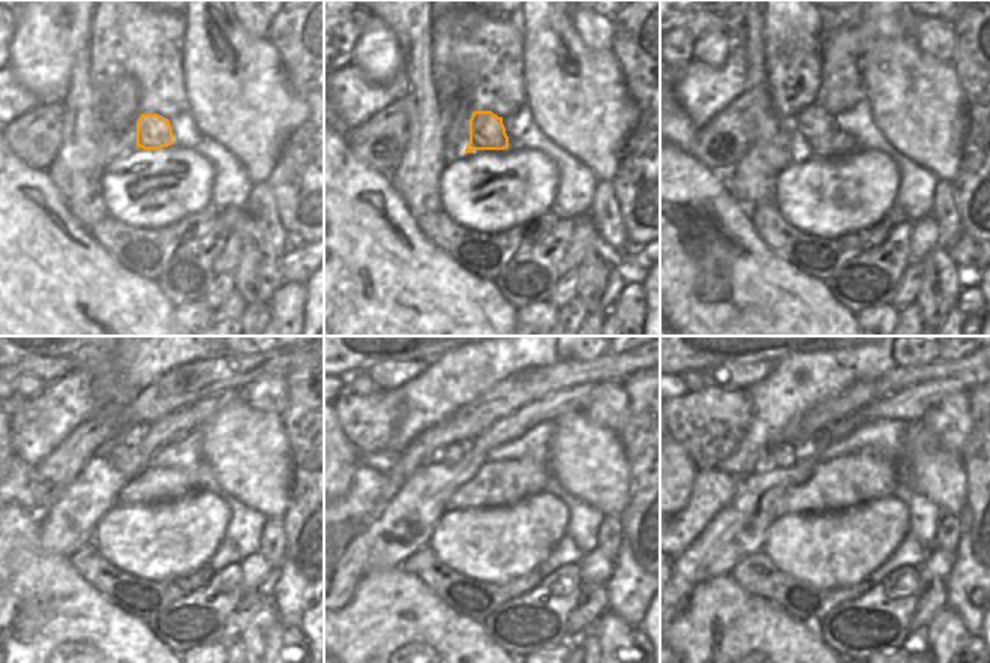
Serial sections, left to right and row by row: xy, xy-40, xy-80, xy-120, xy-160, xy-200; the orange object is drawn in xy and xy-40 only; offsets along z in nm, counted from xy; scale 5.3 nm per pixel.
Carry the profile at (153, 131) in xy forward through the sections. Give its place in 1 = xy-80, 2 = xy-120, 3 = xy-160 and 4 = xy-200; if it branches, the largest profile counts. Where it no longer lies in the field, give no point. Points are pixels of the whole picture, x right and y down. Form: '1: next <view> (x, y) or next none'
1: next xy-80 (813, 122)
2: next xy-120 (114, 452)
3: next xy-160 (450, 455)
4: next xy-200 (783, 455)

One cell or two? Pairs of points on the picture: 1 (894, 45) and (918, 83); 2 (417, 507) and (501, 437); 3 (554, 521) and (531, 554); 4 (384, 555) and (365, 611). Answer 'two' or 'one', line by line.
1: one
2: one
3: one
4: two

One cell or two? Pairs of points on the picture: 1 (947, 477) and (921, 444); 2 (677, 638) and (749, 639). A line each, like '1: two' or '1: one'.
1: one
2: one

